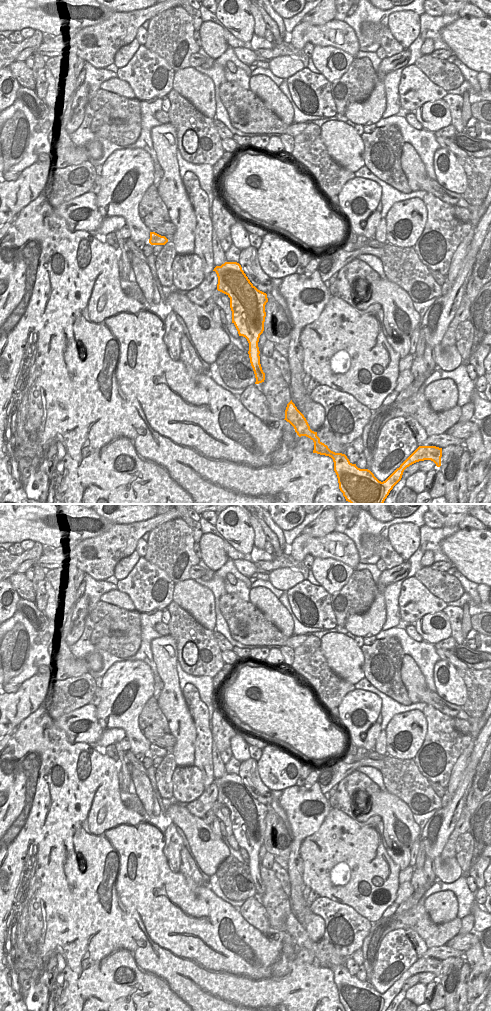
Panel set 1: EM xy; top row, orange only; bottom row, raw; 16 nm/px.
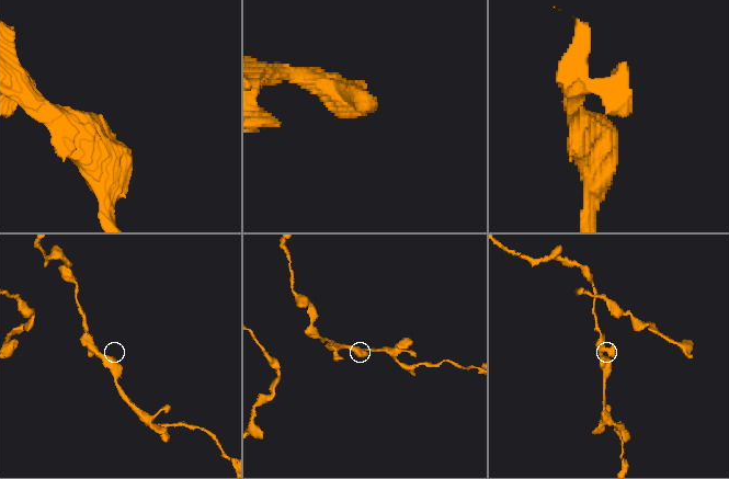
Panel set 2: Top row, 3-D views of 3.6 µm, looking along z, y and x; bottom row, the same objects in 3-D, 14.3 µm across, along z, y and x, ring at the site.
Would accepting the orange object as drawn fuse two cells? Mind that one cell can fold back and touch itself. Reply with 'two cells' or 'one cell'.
one cell

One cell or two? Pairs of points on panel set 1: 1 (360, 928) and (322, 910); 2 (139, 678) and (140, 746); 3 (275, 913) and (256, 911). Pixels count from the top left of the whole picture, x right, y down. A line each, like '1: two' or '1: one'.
1: one
2: one
3: two

